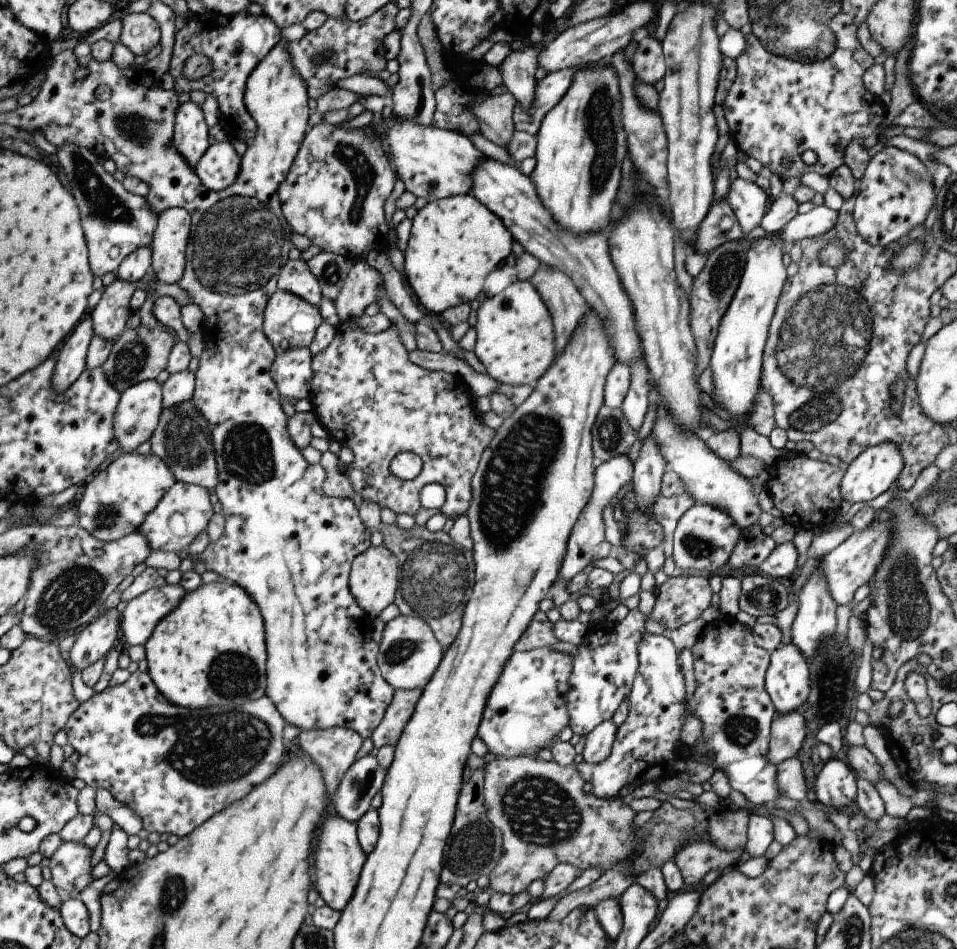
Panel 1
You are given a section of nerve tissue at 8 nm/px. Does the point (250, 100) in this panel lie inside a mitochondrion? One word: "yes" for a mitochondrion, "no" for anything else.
no

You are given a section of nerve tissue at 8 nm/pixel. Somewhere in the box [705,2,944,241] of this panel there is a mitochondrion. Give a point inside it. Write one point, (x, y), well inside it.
(909, 172)

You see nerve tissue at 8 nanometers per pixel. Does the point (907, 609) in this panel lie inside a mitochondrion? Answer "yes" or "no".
yes

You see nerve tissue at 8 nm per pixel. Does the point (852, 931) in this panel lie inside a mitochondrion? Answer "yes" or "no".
yes

